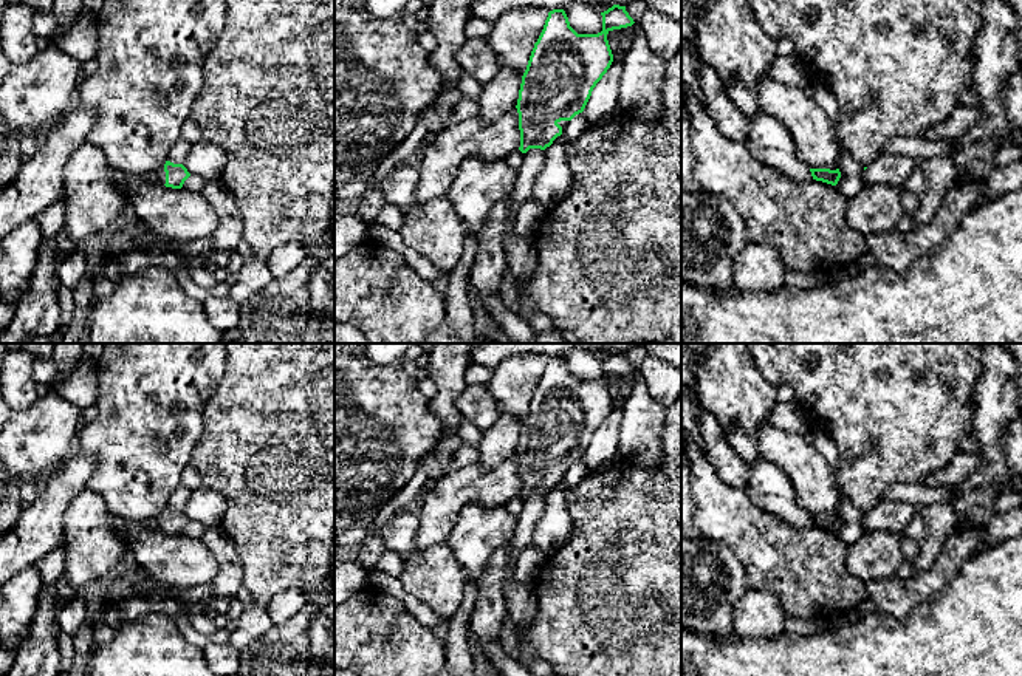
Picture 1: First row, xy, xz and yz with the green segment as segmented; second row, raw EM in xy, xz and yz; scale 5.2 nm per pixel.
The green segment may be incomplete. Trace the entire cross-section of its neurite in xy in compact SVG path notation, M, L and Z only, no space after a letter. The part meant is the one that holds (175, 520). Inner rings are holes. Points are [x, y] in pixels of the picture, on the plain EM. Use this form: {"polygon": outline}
{"polygon": "M166 507L166 510L152 521L153 526L172 535L181 535L189 523L190 520L183 510L173 510L170 507Z"}

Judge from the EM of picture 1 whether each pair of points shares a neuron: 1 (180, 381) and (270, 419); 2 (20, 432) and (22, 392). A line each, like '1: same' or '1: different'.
1: different
2: different

